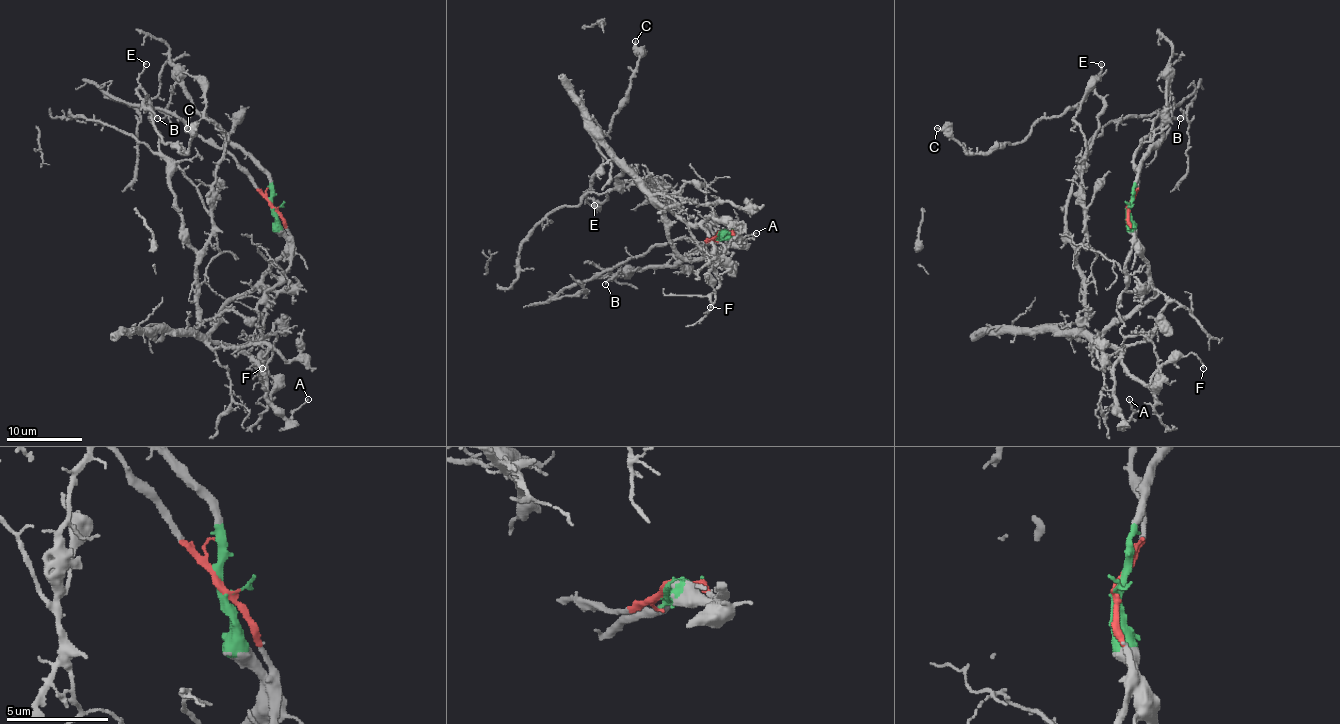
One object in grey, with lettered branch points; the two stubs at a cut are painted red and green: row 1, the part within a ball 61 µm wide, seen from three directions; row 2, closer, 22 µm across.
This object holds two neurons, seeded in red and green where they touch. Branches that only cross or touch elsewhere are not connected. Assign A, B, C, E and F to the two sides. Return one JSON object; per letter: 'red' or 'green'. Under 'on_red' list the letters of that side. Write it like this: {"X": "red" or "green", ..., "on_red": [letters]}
{"A": "green", "B": "green", "C": "green", "E": "green", "F": "green", "on_red": []}

